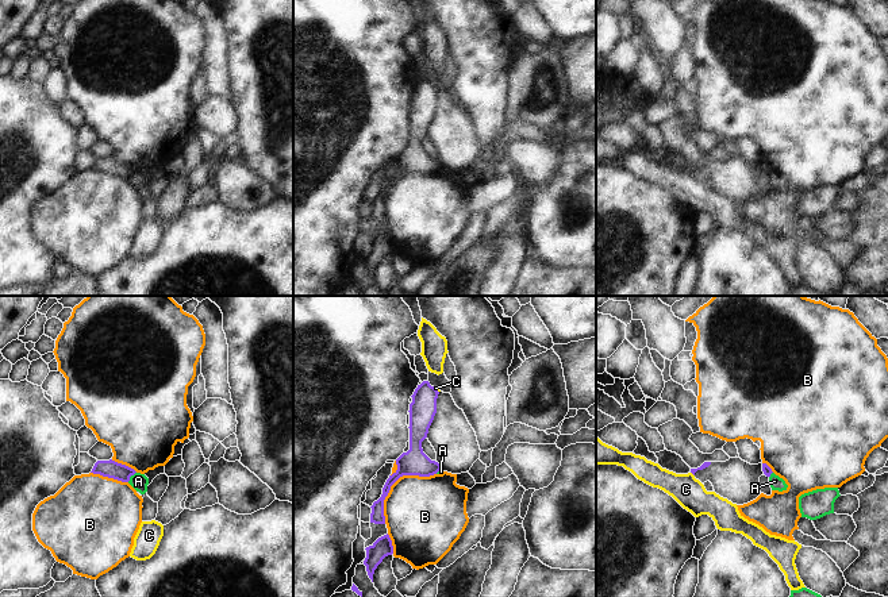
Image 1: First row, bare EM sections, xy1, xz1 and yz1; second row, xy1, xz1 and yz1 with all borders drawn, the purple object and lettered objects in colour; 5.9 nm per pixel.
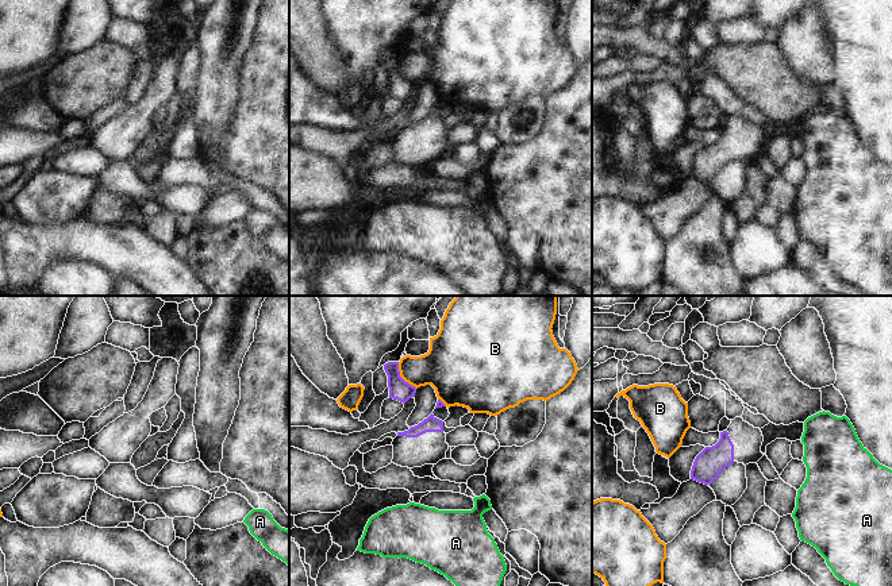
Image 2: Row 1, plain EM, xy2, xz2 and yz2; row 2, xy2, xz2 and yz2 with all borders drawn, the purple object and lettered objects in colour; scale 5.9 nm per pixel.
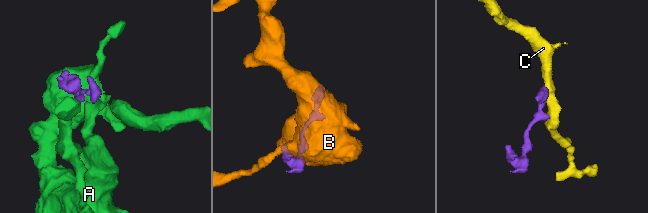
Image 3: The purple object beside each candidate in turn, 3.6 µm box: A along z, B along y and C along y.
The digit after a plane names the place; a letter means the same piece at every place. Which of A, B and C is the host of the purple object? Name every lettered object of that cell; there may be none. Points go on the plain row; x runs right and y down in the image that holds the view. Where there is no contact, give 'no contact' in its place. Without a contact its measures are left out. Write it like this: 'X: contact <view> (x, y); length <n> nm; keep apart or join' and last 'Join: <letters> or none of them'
A: contact xy1 (130, 173); length 80 nm; keep apart
B: contact xz1 (395, 178); length 440 nm; keep apart
C: contact xz1 (437, 88); length 40 nm; keep apart
Join: none of them

